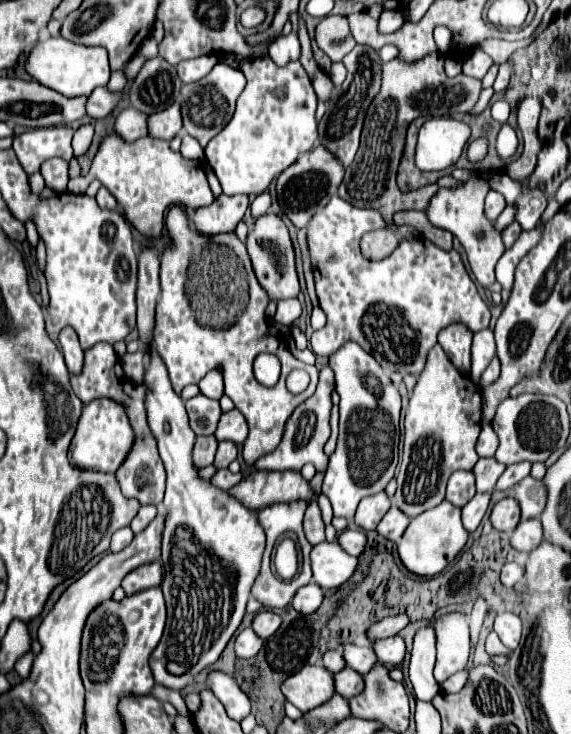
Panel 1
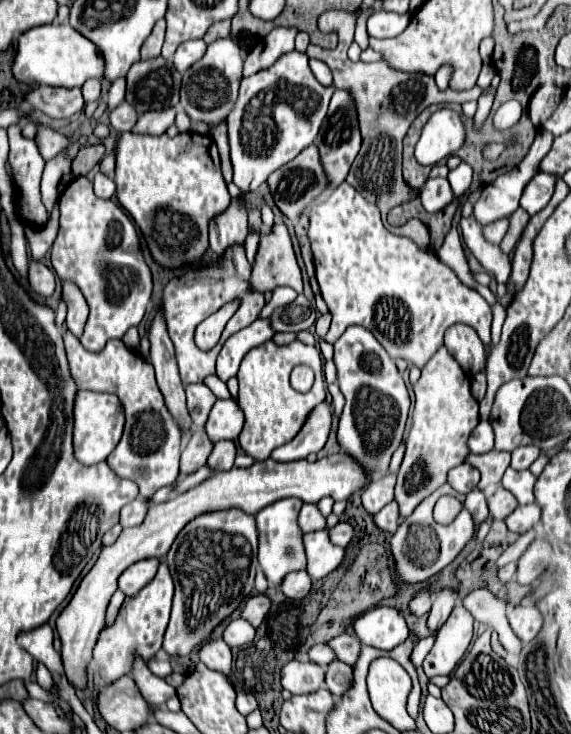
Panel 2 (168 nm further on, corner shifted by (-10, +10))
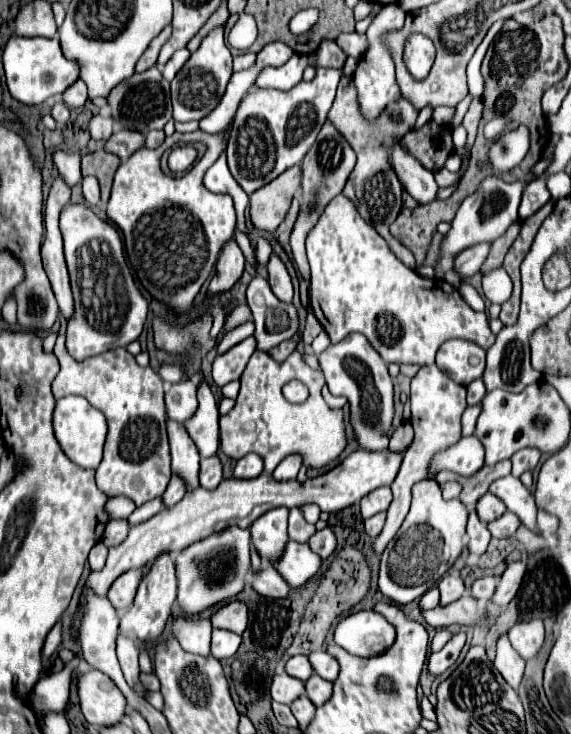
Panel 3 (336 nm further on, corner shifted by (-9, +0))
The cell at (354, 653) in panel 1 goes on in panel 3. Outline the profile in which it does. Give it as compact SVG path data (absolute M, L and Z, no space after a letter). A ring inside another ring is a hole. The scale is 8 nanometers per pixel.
M316 650L308 654L308 660L320 678L334 682L334 676L338 676L338 662L326 650Z

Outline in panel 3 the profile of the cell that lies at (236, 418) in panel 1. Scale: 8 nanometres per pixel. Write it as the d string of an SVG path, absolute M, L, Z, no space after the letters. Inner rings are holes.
M202 380L202 382L198 382L198 408L196 408L194 416L184 422L184 428L186 428L188 436L194 440L202 458L214 456L218 452L218 446L220 446L218 418L220 418L220 414L216 408L216 400L210 392L208 382Z

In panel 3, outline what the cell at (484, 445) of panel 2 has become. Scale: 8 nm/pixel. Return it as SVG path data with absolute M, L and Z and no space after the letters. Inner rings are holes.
M474 436L460 438L458 444L452 444L440 452L434 454L428 474L434 476L434 472L450 470L460 476L472 476L484 466L484 448L474 440Z

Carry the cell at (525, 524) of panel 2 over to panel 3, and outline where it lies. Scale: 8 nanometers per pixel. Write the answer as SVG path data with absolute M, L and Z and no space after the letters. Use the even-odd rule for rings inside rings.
M504 512L498 520L488 522L488 530L490 530L490 534L494 538L510 538L510 536L514 536L518 526L520 526L520 520L512 512Z

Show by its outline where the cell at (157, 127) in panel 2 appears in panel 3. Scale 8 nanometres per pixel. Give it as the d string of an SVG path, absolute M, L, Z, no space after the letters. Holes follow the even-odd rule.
M120 130L120 132L114 132L106 144L104 144L104 150L106 152L112 152L116 154L122 162L128 160L132 156L134 150L142 148L144 146L144 134L140 132L130 132L130 130Z

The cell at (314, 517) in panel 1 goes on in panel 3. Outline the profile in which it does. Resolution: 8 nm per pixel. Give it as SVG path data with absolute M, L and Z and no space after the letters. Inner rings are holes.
M290 508L290 516L288 516L288 536L292 540L296 540L296 542L306 542L314 532L316 532L316 528L304 520L302 510L300 508Z

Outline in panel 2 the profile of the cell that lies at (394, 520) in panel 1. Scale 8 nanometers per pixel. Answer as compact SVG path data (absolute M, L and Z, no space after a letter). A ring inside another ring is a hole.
M389 502L389 504L387 504L381 512L377 512L373 518L375 518L375 524L377 524L381 530L393 534L393 532L399 528L399 524L401 524L397 502Z

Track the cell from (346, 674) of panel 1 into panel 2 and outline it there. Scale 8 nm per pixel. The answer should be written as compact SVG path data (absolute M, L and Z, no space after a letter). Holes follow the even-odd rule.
M331 662L329 670L327 670L327 688L339 698L341 694L345 694L351 684L353 684L353 666L347 666L343 662Z

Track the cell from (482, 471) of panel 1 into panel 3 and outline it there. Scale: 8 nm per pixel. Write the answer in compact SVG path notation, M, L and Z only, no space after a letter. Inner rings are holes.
M502 460L494 466L484 466L482 470L478 470L474 476L454 476L452 472L440 472L438 480L456 480L462 486L460 492L460 502L466 506L474 506L474 496L482 496L484 492L488 492L490 480L498 480L502 476L510 474L510 460Z

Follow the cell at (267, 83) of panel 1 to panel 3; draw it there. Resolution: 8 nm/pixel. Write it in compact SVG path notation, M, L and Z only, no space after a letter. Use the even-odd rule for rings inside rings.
M316 68L314 80L302 80L288 92L258 90L242 100L232 124L226 160L234 180L246 194L252 194L284 170L302 162L326 122L326 114L334 102L336 86L342 76L344 70L338 68Z

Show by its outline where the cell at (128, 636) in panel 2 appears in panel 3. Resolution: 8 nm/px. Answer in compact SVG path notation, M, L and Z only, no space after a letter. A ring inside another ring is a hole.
M164 552L154 560L150 572L142 578L132 608L122 616L120 632L124 636L130 636L130 638L136 638L142 642L156 640L164 632L164 626L171 617L172 602L176 600L176 584L178 584L178 578L176 578L174 558L170 552Z

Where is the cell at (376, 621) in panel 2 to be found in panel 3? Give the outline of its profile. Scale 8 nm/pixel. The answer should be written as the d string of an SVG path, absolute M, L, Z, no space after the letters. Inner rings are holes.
M360 610L336 624L334 642L354 656L378 656L394 644L394 626L372 610Z

